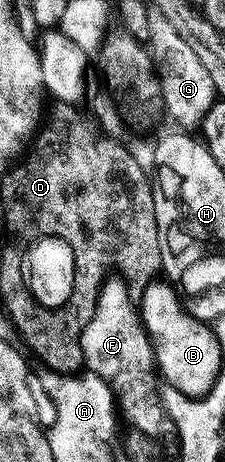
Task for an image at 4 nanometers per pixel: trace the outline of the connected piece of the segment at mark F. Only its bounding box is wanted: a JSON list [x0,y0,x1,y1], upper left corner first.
[80,278,174,439]

